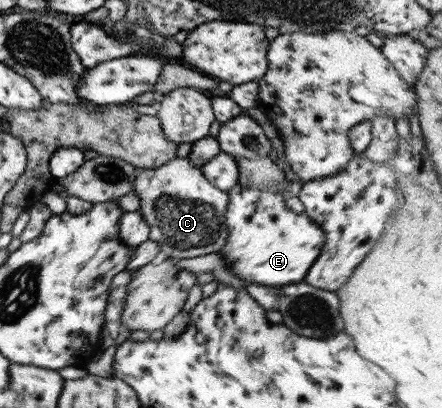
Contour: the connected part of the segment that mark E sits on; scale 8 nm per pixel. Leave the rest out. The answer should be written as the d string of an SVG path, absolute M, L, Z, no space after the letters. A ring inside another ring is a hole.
M240 184L234 185L228 192L228 204L226 204L226 212L224 212L224 226L228 231L228 236L226 236L226 242L224 246L217 251L219 255L222 255L222 259L226 259L225 265L230 267L230 272L239 279L244 279L248 283L254 283L263 287L267 286L283 286L288 283L298 283L304 281L304 276L306 276L306 270L310 268L310 265L314 263L320 250L324 245L324 232L322 232L306 215L302 213L294 213L284 204L284 199L287 196L281 195L281 193L276 193L273 189L257 189L256 187L242 187Z

